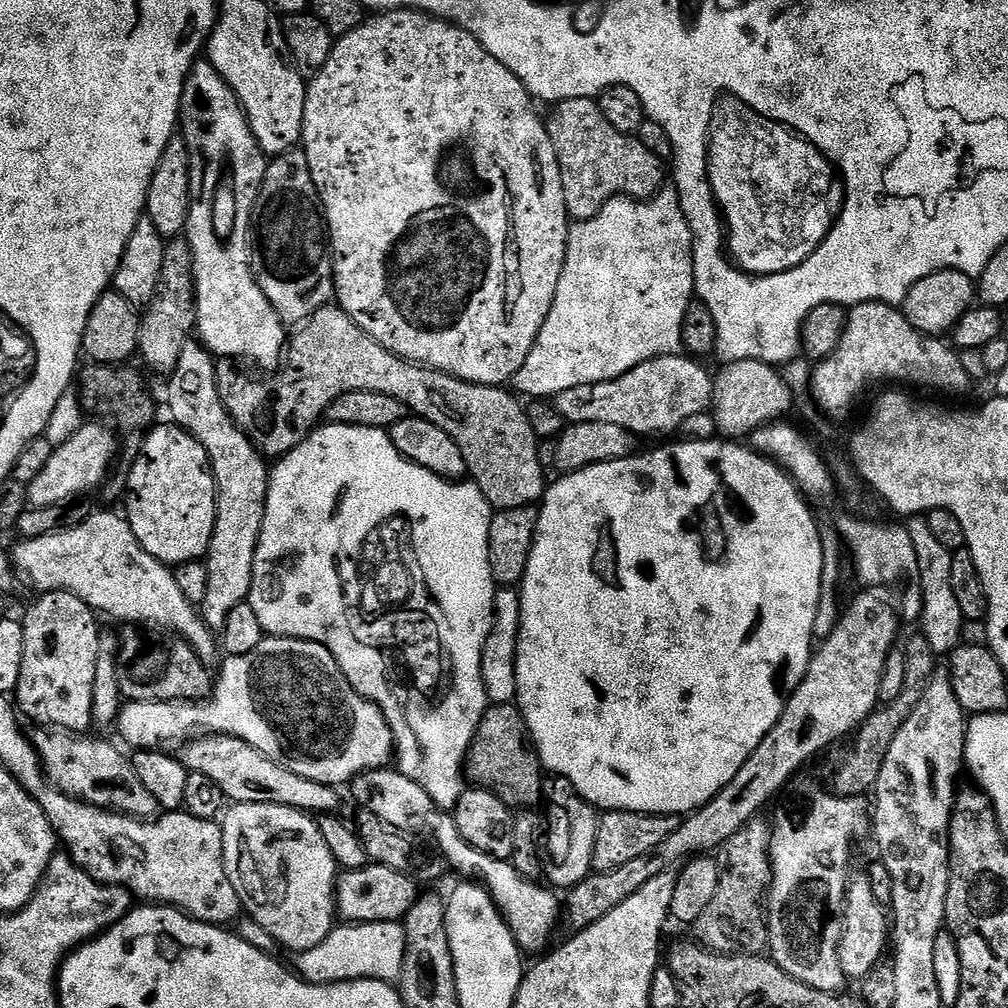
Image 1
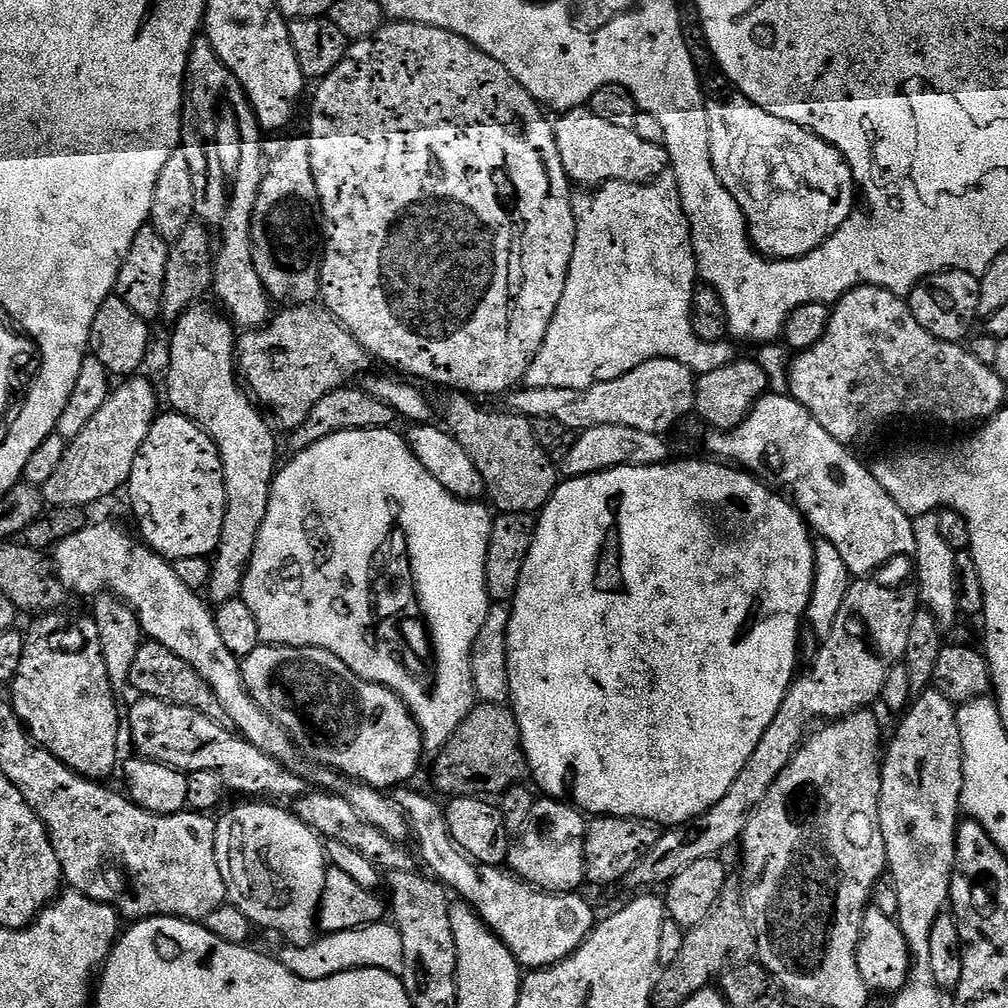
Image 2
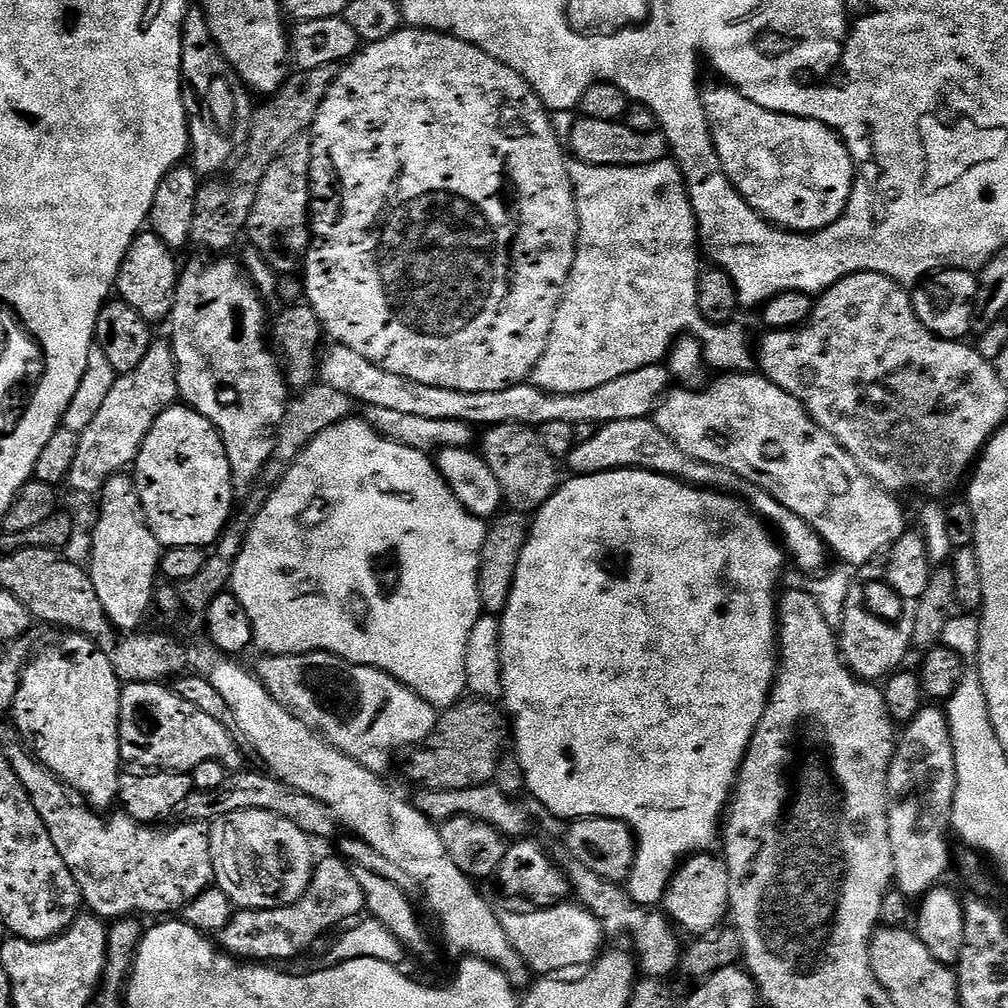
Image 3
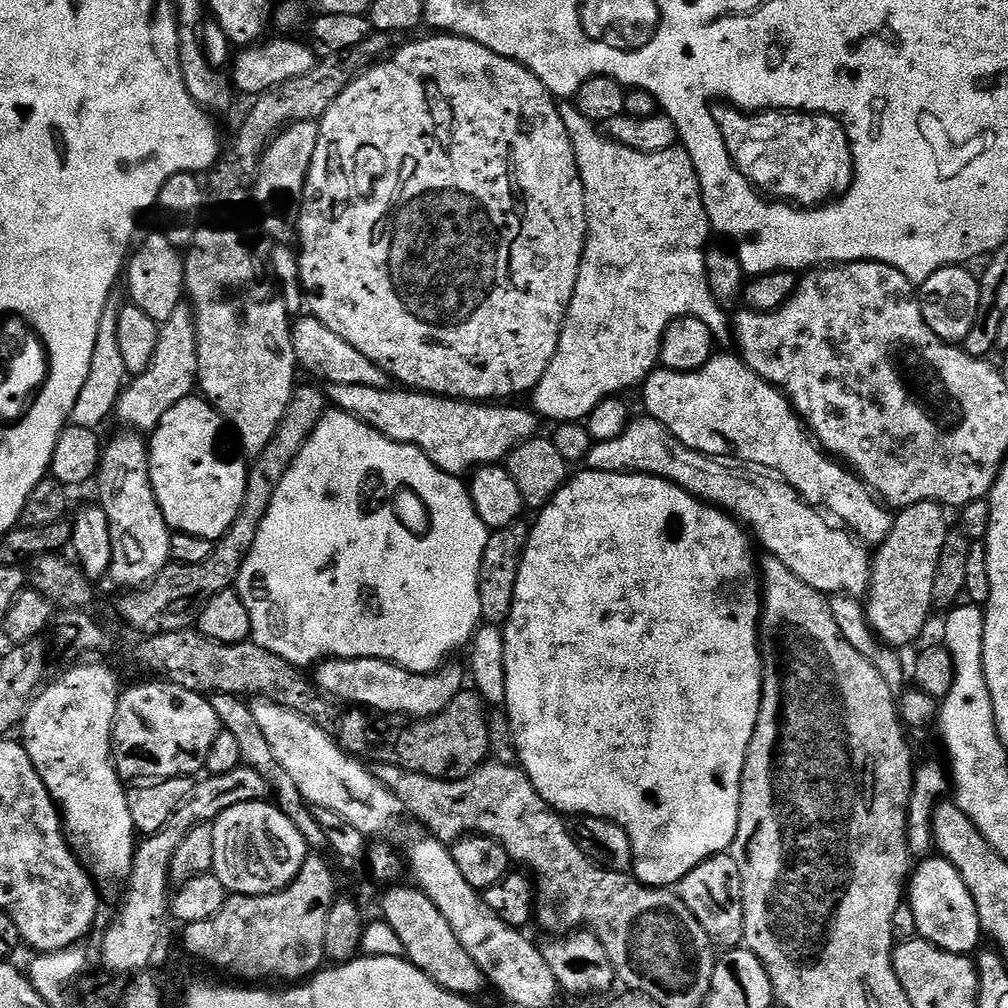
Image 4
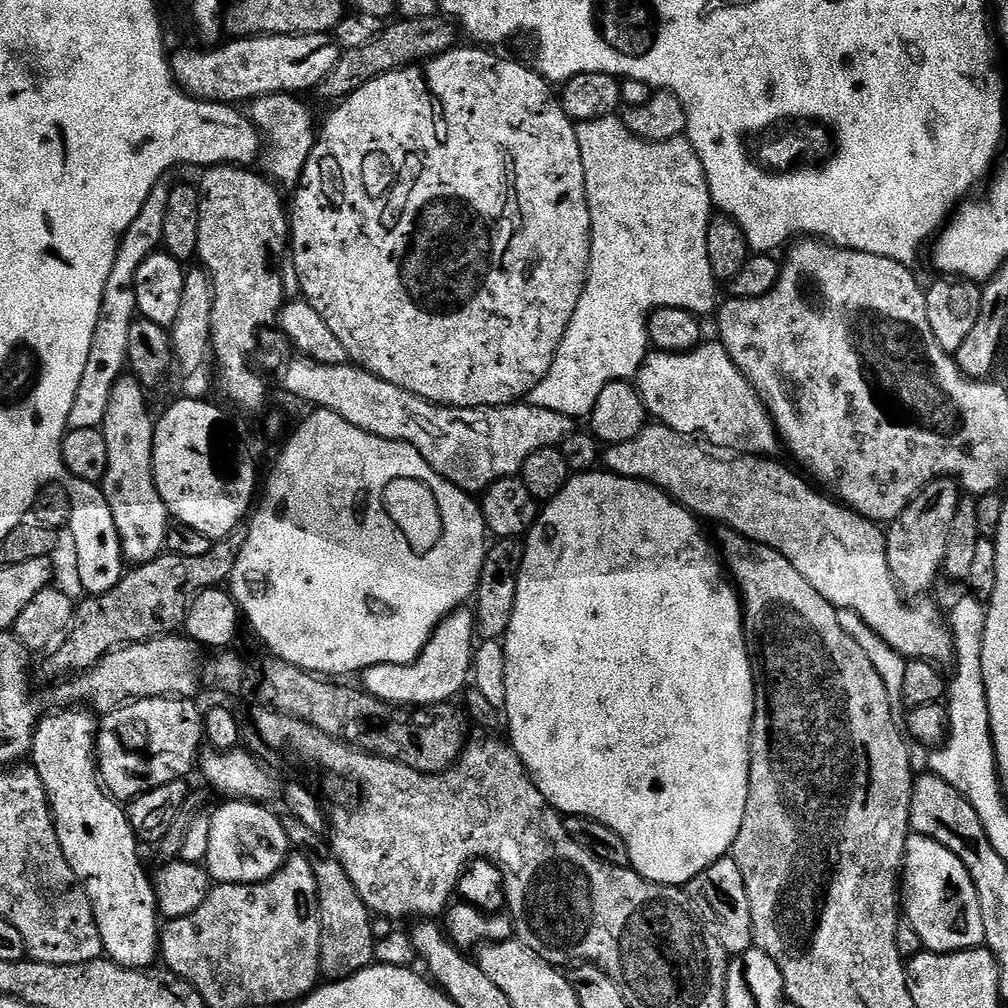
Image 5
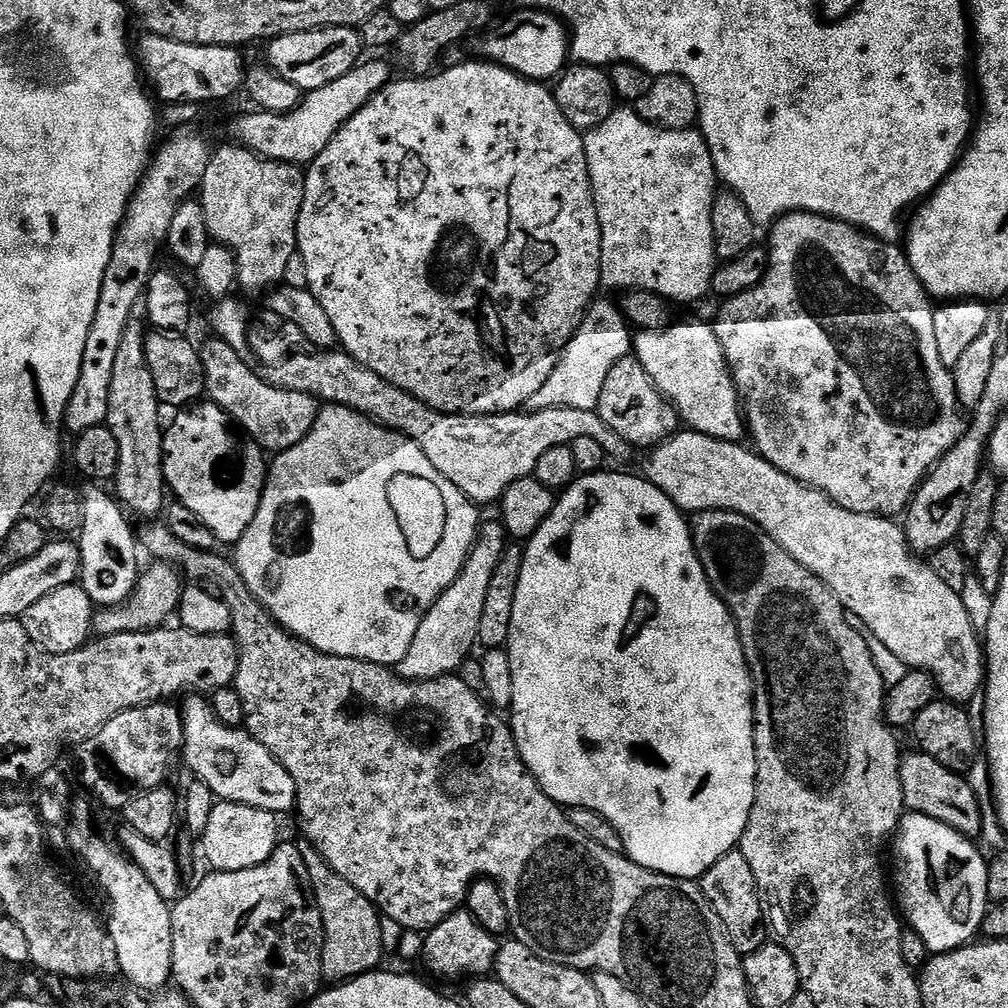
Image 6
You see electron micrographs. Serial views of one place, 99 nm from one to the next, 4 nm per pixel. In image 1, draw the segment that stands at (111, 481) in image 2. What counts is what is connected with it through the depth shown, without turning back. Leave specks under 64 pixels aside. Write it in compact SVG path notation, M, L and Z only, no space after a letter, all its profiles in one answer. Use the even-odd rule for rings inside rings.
M85 422L74 434L74 438L53 447L50 462L46 462L42 474L38 474L38 478L34 478L34 482L27 485L31 507L54 506L58 502L83 497L91 488L99 489L104 481L109 479L113 471L112 459L116 456L116 448L118 452L118 436L107 423L96 423L100 424Z

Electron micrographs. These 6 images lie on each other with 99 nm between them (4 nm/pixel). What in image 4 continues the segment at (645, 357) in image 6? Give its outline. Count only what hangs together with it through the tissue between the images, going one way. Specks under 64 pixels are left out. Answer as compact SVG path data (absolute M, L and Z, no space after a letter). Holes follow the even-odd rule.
M713 354L706 366L693 372L675 372L669 368L657 367L644 381L643 392L644 408L648 411L645 413L690 450L713 458L731 458L741 465L755 466L775 474L779 479L785 480L804 503L823 510L829 517L837 516L841 520L837 521L865 545L878 546L890 534L893 513L877 499L872 489L851 468L839 459L829 456L814 442L804 421L792 409L788 397L774 385L767 384L758 374L754 374L754 370L750 370L750 366L745 364L739 355Z

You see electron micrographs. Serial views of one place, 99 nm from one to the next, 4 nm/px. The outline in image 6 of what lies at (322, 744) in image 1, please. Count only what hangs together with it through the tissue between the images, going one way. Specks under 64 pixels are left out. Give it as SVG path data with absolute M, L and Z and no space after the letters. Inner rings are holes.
M499 522L481 523L480 531L476 534L476 541L472 543L470 554L462 566L460 576L442 595L430 606L430 610L422 618L418 626L418 634L414 634L414 642L410 650L406 650L406 658L398 665L399 675L405 680L433 680L456 674L459 667L473 655L472 647L478 644L478 622L482 622L482 609L486 602L486 589L490 587L490 578L494 578L494 569L498 567L498 558L502 558L506 547L506 533L503 524Z

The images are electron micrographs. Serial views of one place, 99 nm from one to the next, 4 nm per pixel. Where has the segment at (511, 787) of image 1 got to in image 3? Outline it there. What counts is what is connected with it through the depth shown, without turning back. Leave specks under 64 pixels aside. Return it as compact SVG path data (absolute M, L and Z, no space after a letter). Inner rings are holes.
M479 698L461 699L437 719L436 729L428 735L426 746L417 747L411 753L408 776L414 783L421 784L421 789L434 792L453 792L492 784L507 736L509 739L510 724L499 703Z

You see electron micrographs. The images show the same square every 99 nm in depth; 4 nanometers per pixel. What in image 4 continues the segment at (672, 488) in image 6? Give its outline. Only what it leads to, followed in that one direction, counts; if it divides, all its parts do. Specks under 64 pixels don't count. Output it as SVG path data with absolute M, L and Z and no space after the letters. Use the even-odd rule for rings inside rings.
M633 419L618 438L595 441L586 461L587 467L593 472L631 472L669 480L671 484L676 484L691 496L695 496L697 500L736 517L754 537L755 543L765 548L765 553L777 556L794 575L802 578L802 582L806 582L806 586L814 586L814 590L825 594L843 594L855 598L863 597L867 593L868 583L872 577L869 549L843 527L831 528L827 524L829 521L811 504L804 503L800 495L785 480L733 466L720 458L703 456L702 453L690 450L685 444L678 442L678 438L671 436L656 420L643 419Z

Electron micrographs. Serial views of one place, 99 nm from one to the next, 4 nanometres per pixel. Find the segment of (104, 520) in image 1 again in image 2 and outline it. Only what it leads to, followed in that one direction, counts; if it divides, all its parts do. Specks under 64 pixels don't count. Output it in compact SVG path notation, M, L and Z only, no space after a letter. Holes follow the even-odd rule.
M119 523L88 524L82 530L78 530L78 534L70 534L70 538L57 544L50 556L56 569L56 577L62 581L65 589L72 591L73 588L74 591L81 592L82 595L89 596L89 598L107 590L123 600L136 613L140 631L151 643L166 646L166 650L178 654L178 658L182 658L182 662L190 662L190 666L194 666L194 670L198 670L198 674L202 674L202 678L208 683L210 690L214 690L218 702L222 702L222 710L226 710L226 714L230 714L230 725L239 735L254 746L258 746L258 750L270 754L281 764L291 765L293 763L291 760L298 756L296 745L284 733L283 728L276 721L271 720L252 701L250 694L245 692L244 680L240 677L241 657L230 654L230 649L222 642L222 637L218 635L213 609L206 603L205 597L199 592L190 590L190 586L185 586L179 580L178 574L174 574L172 564L163 556L152 551L135 535L132 537L130 533L123 532L117 524Z

